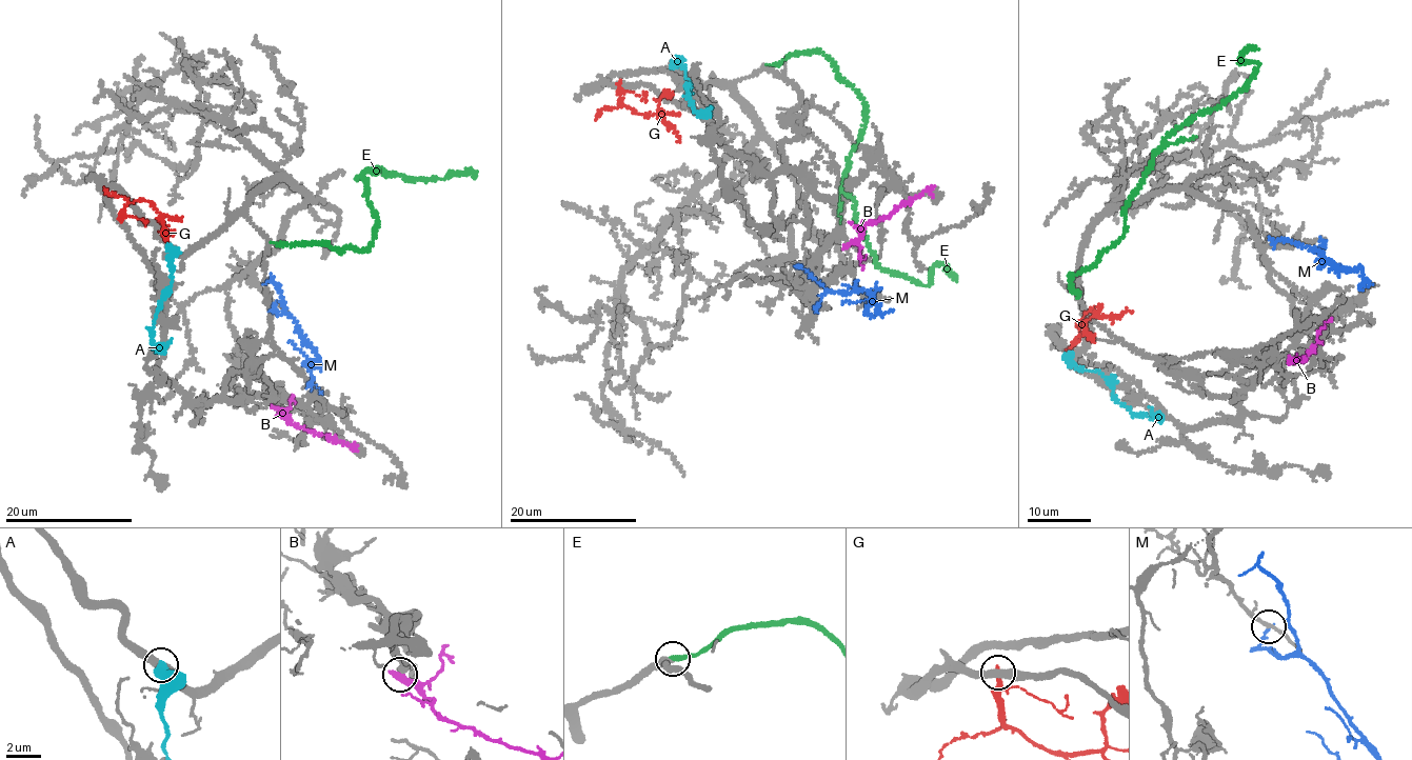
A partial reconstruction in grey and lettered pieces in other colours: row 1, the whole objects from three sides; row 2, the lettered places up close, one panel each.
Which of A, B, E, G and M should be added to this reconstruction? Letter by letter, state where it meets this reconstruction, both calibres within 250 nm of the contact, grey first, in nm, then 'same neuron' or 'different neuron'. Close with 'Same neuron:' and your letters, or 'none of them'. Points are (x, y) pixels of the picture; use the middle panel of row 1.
A: meets grey at (673, 66); 440 nm thick on the grey side, 550 nm on the other; different neuron
B: meets grey at (847, 245); 360 nm thick on the grey side, 500 nm on the other; different neuron
E: meets grey at (769, 65); 320 nm thick on the grey side, 320 nm on the other; same neuron
G: meets grey at (619, 84); 460 nm thick on the grey side, 360 nm on the other; different neuron
M: meets grey at (815, 307); 220 nm thick on the grey side, 170 nm on the other; different neuron
Same neuron: E

